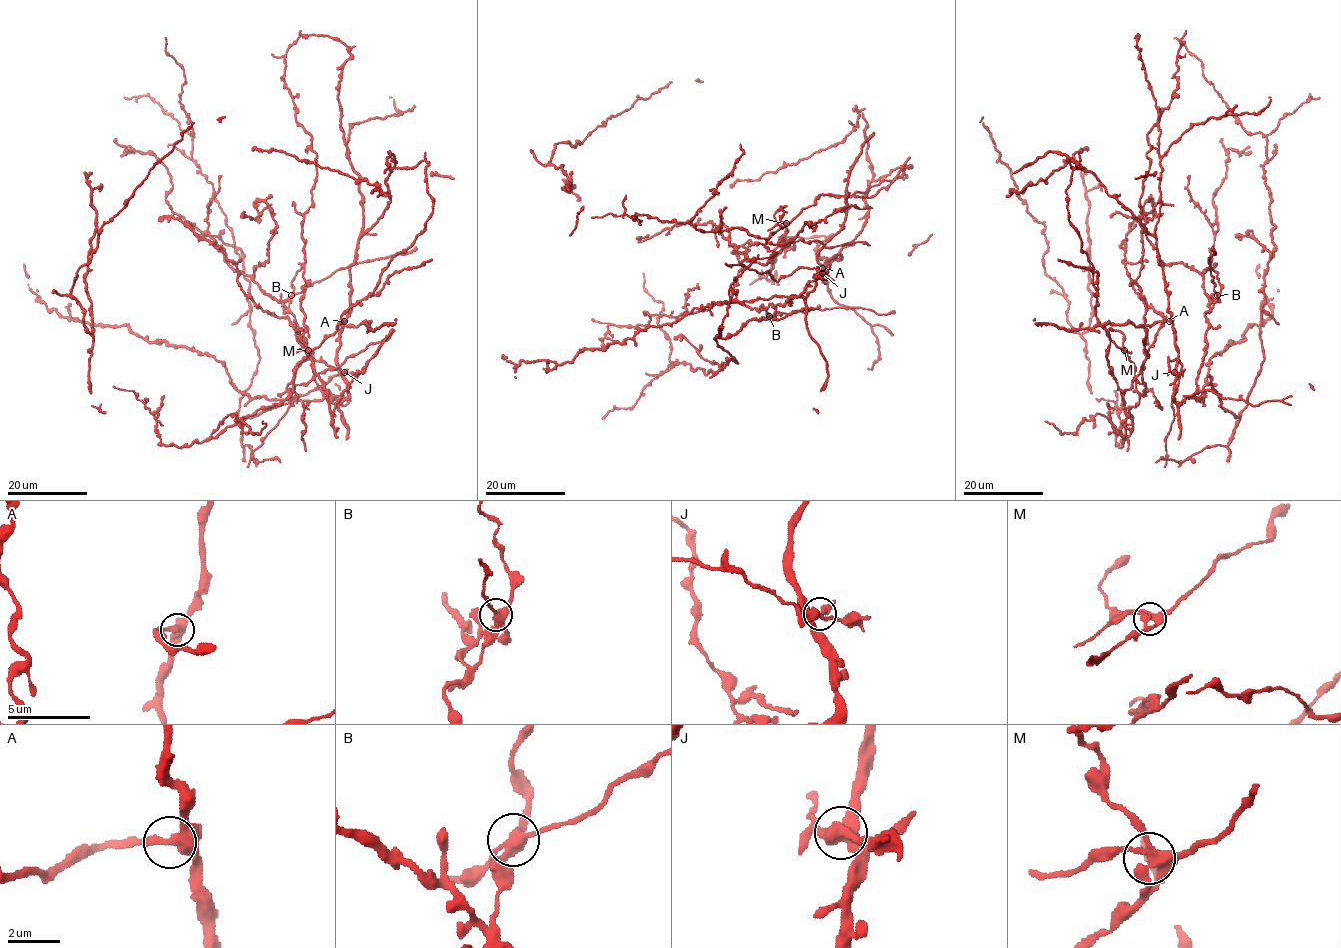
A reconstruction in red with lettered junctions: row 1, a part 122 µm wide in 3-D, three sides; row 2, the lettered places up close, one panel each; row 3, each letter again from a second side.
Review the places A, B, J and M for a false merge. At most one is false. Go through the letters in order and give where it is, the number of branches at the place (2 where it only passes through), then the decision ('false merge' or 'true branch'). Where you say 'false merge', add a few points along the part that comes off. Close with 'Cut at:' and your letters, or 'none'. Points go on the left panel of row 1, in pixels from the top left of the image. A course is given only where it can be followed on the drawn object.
A: at (344, 321); 4 branches meet; true branch
B: at (291, 295); 4 branches meet; false merge; foreign part runs (292, 295), (303, 292), (338, 270), (405, 255), (417, 248)
J: at (344, 372); 4 branches meet; true branch
M: at (308, 350); 4 branches meet; true branch
Cut at: B

